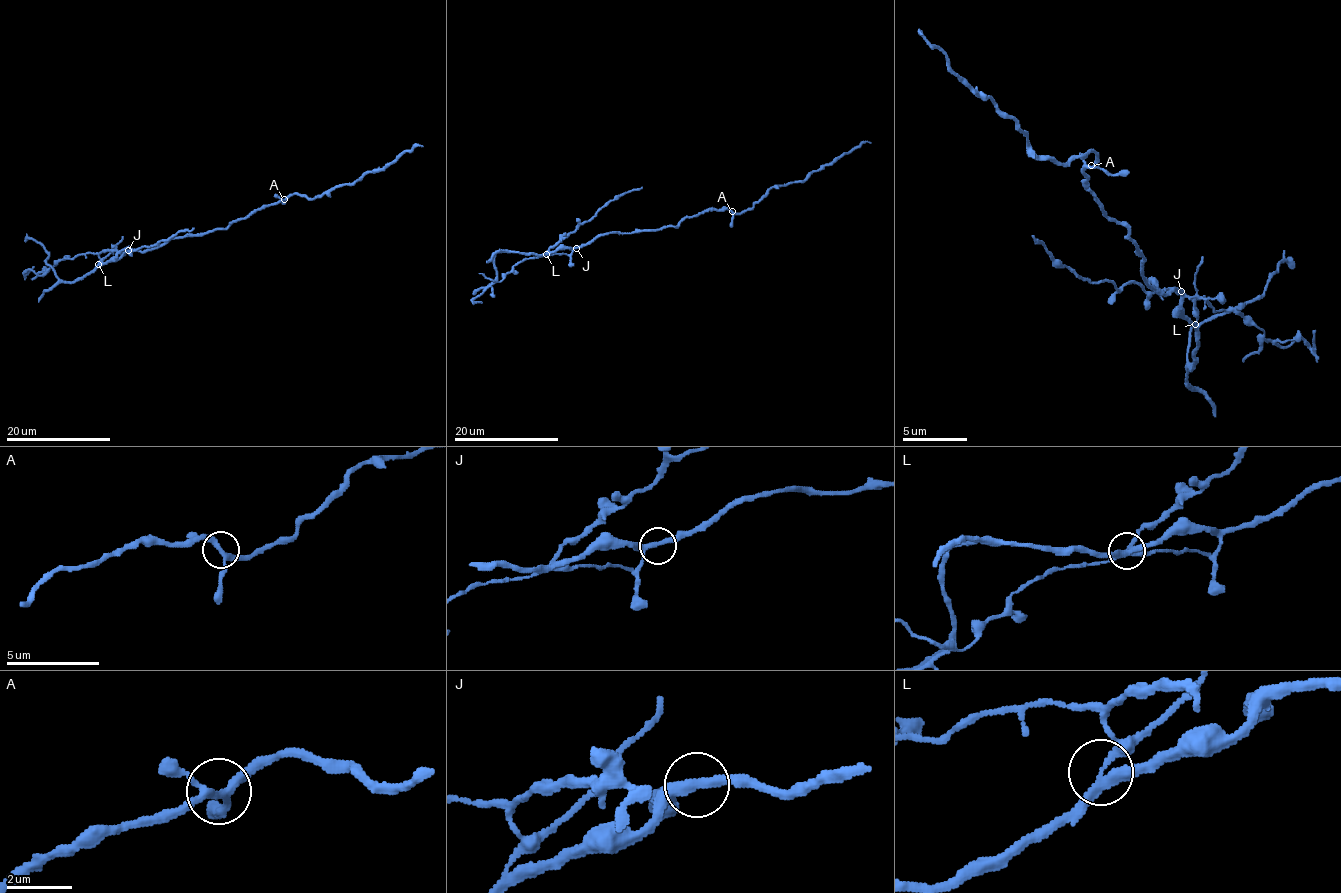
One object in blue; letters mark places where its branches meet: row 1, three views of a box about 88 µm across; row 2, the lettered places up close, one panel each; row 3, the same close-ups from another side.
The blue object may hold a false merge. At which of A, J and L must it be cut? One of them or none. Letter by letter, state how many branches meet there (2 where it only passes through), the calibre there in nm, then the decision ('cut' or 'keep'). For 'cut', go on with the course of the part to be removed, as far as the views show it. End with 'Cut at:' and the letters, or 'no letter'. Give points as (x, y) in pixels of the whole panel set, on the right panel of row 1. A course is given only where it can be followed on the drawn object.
A: branches 4; calibre 240 nm; keep
J: branches 3; calibre 240 nm; keep
L: branches 4; calibre 280 nm; cut; course (1194, 323), (1194, 304), (1181, 294), (1136, 284), (1117, 288), (1110, 281), (1085, 281), (1030, 236)
Cut at: L

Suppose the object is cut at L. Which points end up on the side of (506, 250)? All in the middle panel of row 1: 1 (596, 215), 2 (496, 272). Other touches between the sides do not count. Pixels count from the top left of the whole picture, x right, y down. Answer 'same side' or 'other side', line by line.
1: other side
2: same side

